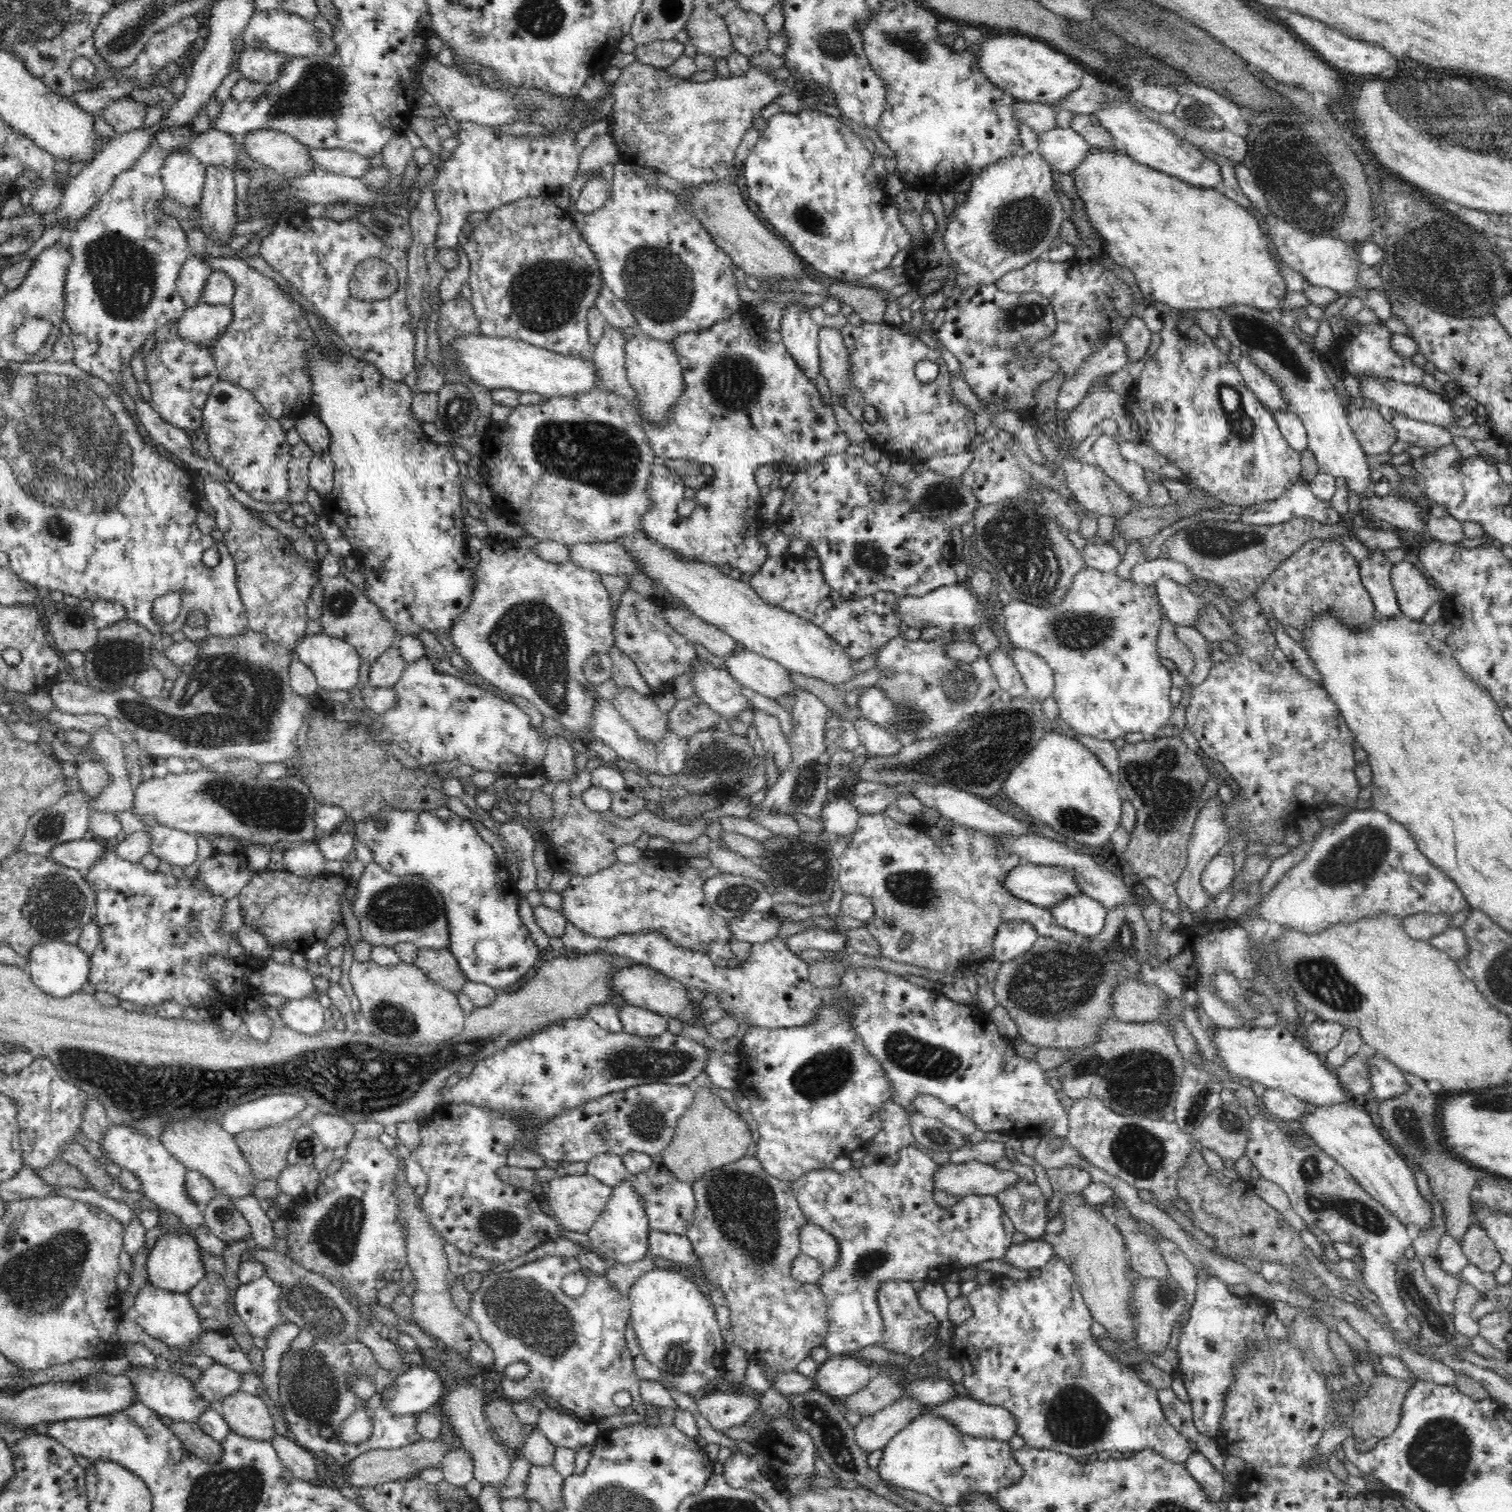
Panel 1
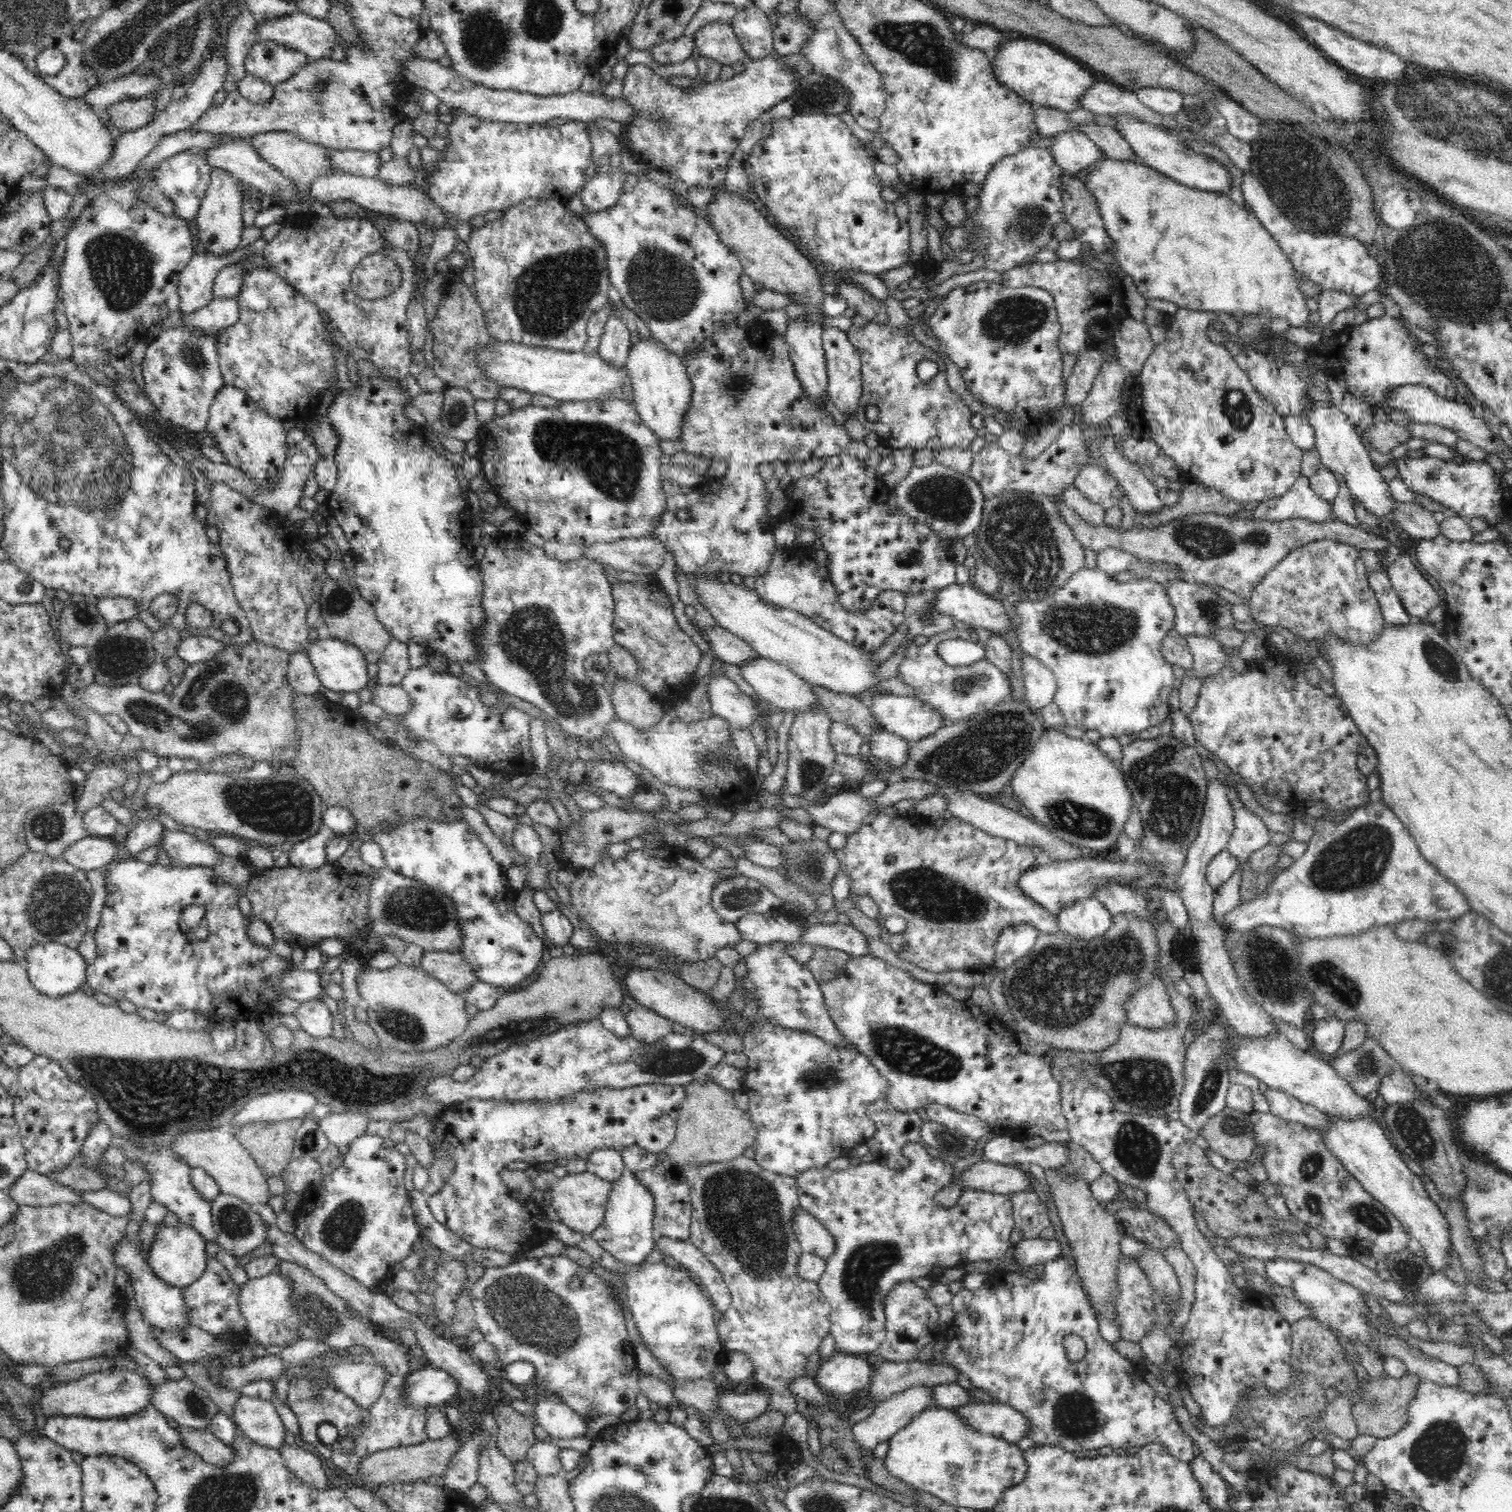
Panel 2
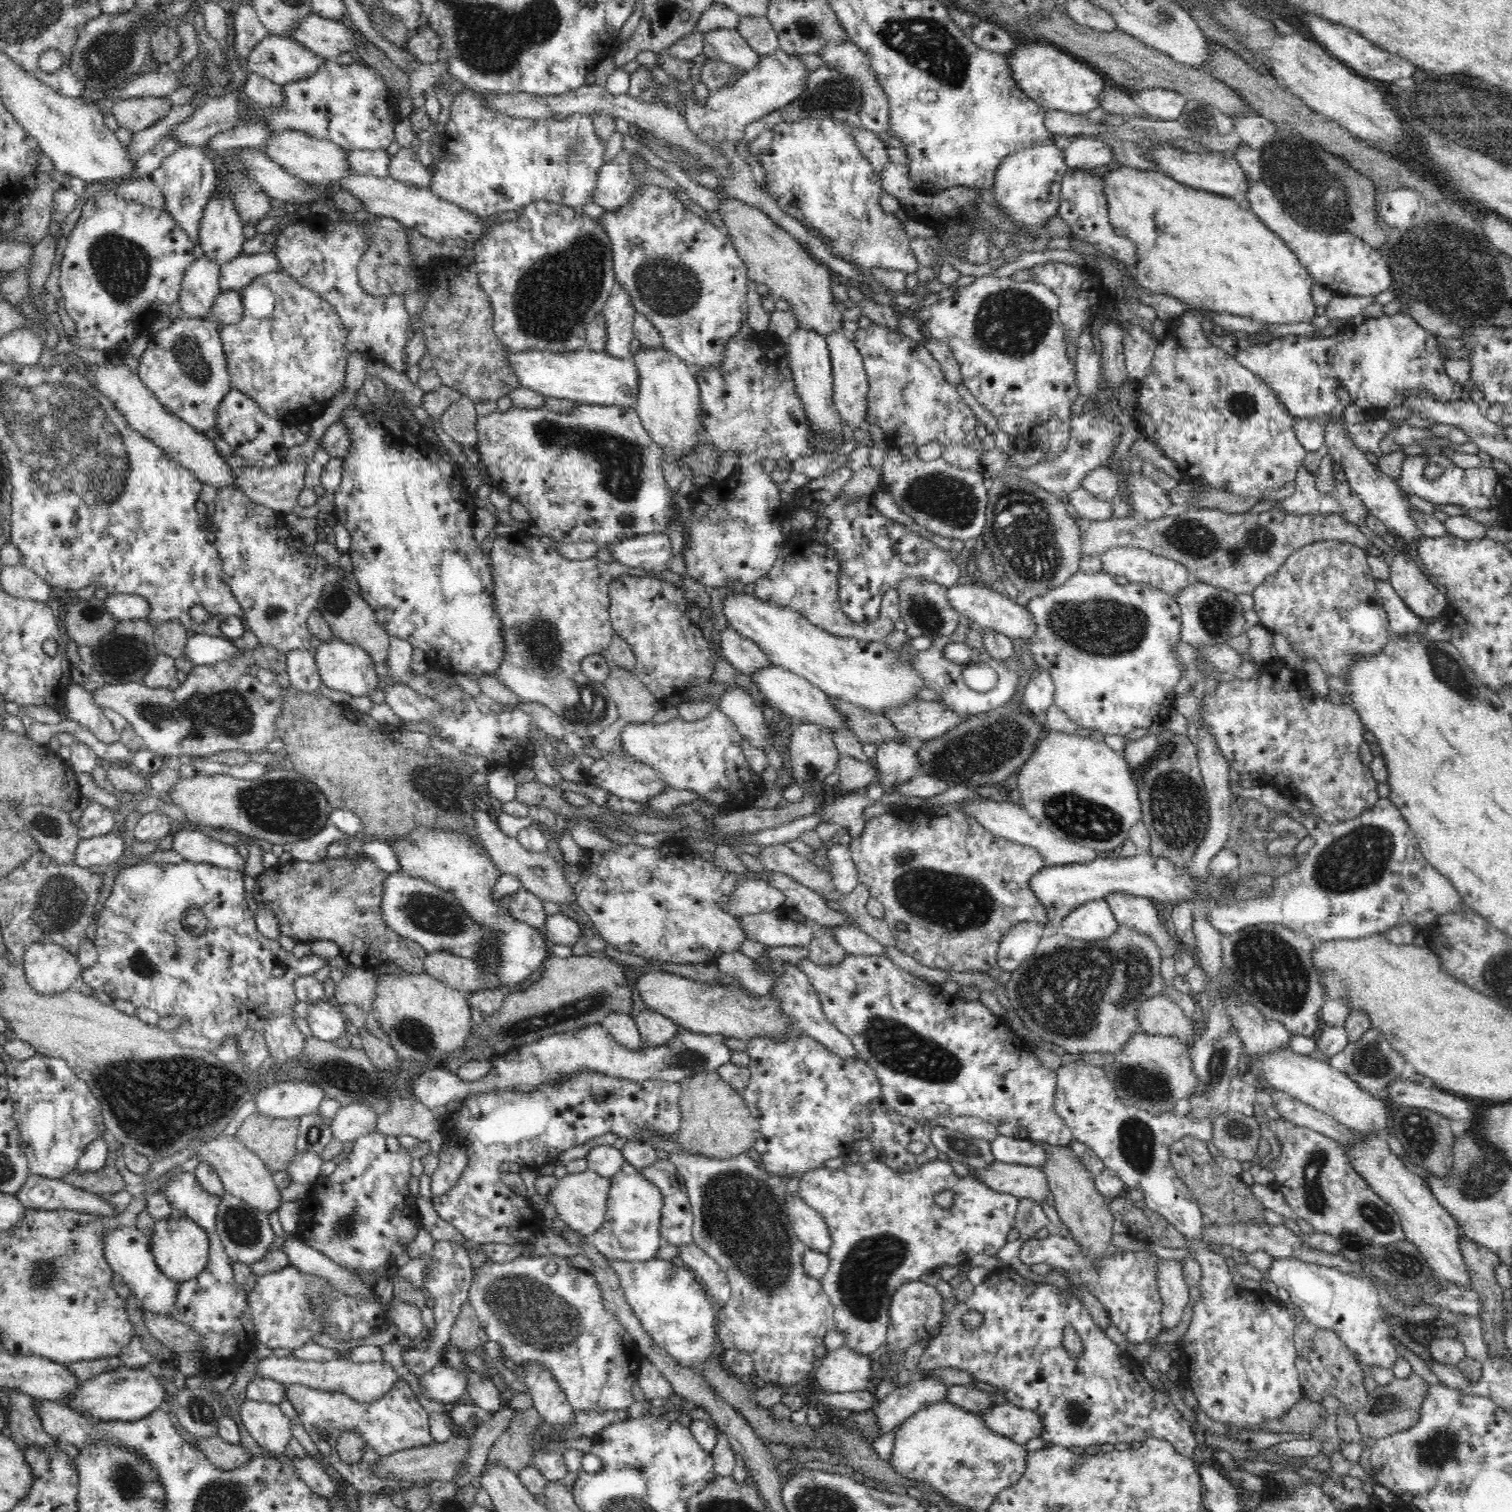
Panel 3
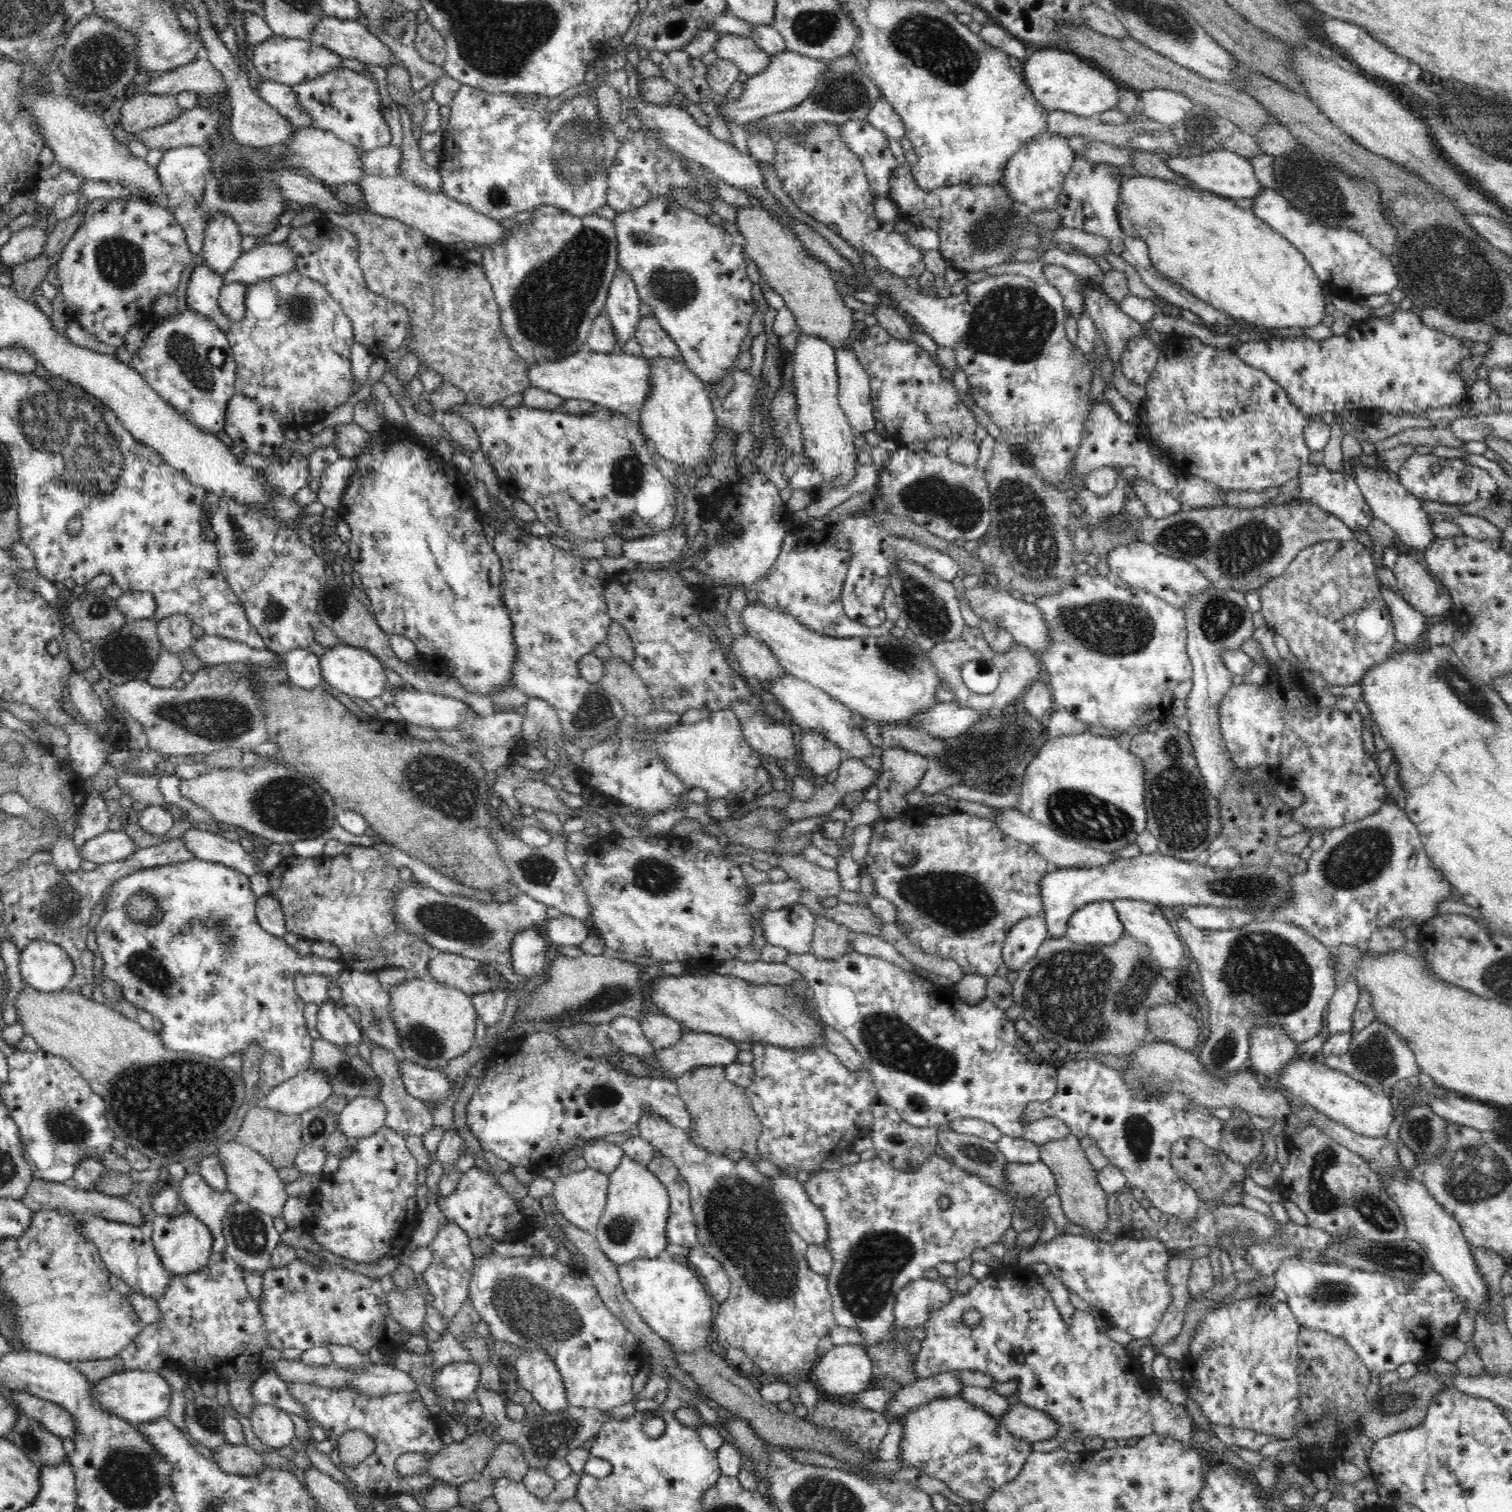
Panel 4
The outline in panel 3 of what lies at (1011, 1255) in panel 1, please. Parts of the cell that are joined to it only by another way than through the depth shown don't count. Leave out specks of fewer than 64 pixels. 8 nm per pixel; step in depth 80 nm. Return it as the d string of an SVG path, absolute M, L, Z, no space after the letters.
M1051 1233L1043 1240L1030 1238L1020 1248L1019 1258L1026 1264L1048 1264L1053 1272L1063 1272L1074 1288L1086 1286L1102 1303L1111 1318L1111 1323L1126 1336L1127 1341L1142 1343L1146 1340L1154 1341L1162 1331L1161 1308L1162 1297L1157 1287L1157 1260L1154 1253L1150 1253L1149 1246L1143 1251L1113 1250L1110 1256L1089 1260L1087 1252L1072 1238L1063 1238Z

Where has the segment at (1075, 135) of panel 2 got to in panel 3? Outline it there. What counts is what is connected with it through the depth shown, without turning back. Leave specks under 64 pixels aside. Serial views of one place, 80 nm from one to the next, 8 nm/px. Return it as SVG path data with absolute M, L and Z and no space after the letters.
M1074 137L1074 140L1062 148L1065 163L1070 168L1094 168L1114 162L1112 149L1101 140L1084 137Z

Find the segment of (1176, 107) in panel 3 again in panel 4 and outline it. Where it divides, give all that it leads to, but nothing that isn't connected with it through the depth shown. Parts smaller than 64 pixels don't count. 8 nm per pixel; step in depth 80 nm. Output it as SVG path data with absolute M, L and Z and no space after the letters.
M1166 89L1145 90L1138 93L1143 113L1152 120L1173 125L1188 118L1196 104L1187 96Z

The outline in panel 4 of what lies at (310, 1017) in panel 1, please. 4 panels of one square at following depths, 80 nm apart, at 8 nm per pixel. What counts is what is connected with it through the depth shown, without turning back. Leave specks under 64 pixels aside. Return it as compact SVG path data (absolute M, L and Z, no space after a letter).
M331 1001L319 1006L316 1029L326 1041L338 1046L348 1044L359 1046L363 1042L363 1032L345 1012L343 1005Z

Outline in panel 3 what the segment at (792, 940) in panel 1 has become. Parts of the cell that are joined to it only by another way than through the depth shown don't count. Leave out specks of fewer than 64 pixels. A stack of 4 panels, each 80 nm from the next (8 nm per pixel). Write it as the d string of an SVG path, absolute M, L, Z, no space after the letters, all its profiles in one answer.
M836 925L831 928L831 935L845 948L847 954L884 955L884 944L874 940L856 925Z

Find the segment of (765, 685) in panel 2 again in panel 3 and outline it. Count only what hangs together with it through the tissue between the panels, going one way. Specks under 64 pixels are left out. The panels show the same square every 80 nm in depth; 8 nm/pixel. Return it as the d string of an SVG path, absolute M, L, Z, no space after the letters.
M772 664L757 670L751 676L751 680L754 684L757 684L760 692L764 694L766 703L781 710L784 720L792 727L797 727L802 721L808 721L828 728L830 734L838 729L852 731L843 721L839 712L831 705L829 697L822 689L814 686L805 678L790 672L790 670Z

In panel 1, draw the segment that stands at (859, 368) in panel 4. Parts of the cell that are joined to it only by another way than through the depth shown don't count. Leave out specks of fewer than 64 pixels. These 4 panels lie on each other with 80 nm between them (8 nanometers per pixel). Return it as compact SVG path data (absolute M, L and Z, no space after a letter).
M821 327L818 337L821 374L839 399L854 386L850 384L849 350L838 328Z

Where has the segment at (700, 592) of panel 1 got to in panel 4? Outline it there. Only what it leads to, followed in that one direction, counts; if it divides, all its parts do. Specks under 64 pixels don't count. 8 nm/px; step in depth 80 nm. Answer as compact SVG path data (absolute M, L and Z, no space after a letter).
M760 601L748 602L742 610L742 624L747 634L765 642L776 660L785 670L796 678L809 682L812 686L827 692L832 698L845 704L854 714L872 721L892 723L915 728L913 716L927 711L940 703L934 692L942 687L935 666L929 661L929 650L924 651L912 640L894 638L891 634L884 637L834 638L819 634L806 628L796 618L782 609L768 607Z

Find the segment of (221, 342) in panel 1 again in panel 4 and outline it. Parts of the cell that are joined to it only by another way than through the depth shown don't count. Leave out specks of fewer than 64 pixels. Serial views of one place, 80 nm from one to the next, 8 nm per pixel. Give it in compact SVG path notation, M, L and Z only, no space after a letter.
M290 271L288 274L279 274L267 280L262 280L253 283L247 288L246 293L246 312L244 318L239 321L233 321L232 324L225 330L224 335L227 337L231 352L233 352L235 360L235 392L242 393L248 398L259 402L264 408L274 413L275 417L281 421L285 429L297 428L313 428L319 427L320 422L324 421L326 416L334 410L334 408L345 403L351 395L356 392L353 390L357 384L353 382L351 371L351 348L354 342L354 331L351 327L351 320L347 314L343 313L342 307L338 301L332 298L332 295L316 281L308 277L302 277L298 271Z

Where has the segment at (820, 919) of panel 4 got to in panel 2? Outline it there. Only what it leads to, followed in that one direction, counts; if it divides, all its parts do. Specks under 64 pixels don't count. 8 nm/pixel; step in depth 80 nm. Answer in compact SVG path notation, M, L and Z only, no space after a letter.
M814 946L814 957L807 963L811 974L818 982L835 980L852 959L852 955L835 948Z

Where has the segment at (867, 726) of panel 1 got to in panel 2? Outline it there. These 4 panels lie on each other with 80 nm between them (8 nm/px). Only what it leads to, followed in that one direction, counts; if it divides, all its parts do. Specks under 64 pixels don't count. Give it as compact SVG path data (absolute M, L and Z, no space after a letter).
M878 729L867 740L872 754L887 766L896 767L896 772L906 764L907 752L911 745L906 739Z

